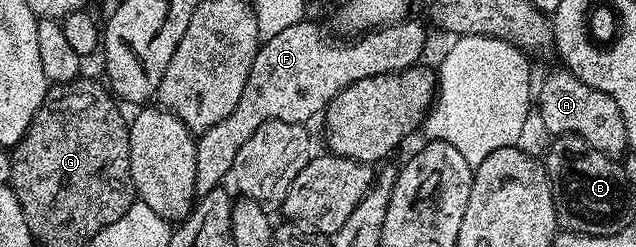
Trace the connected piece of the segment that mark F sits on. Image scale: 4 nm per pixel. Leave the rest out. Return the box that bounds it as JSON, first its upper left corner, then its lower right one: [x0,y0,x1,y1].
[194,20,426,196]

